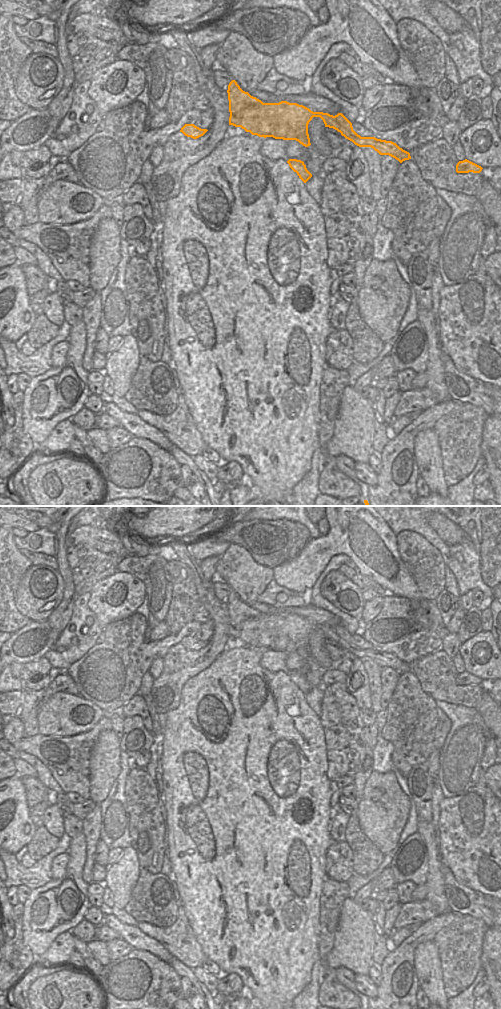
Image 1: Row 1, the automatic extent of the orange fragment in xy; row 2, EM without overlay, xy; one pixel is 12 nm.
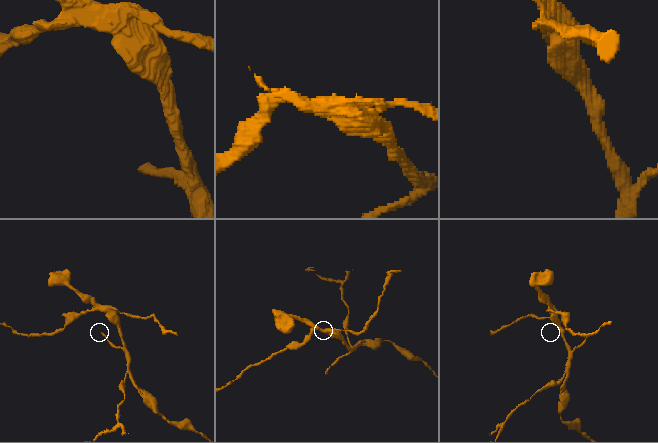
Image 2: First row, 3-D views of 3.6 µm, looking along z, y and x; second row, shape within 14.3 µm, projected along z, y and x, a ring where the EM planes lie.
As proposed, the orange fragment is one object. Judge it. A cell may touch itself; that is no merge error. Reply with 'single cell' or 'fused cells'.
fused cells

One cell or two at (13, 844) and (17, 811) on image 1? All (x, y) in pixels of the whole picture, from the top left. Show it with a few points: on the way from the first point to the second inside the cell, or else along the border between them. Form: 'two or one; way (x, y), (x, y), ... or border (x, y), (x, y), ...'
one; way (13, 836), (14, 819)

